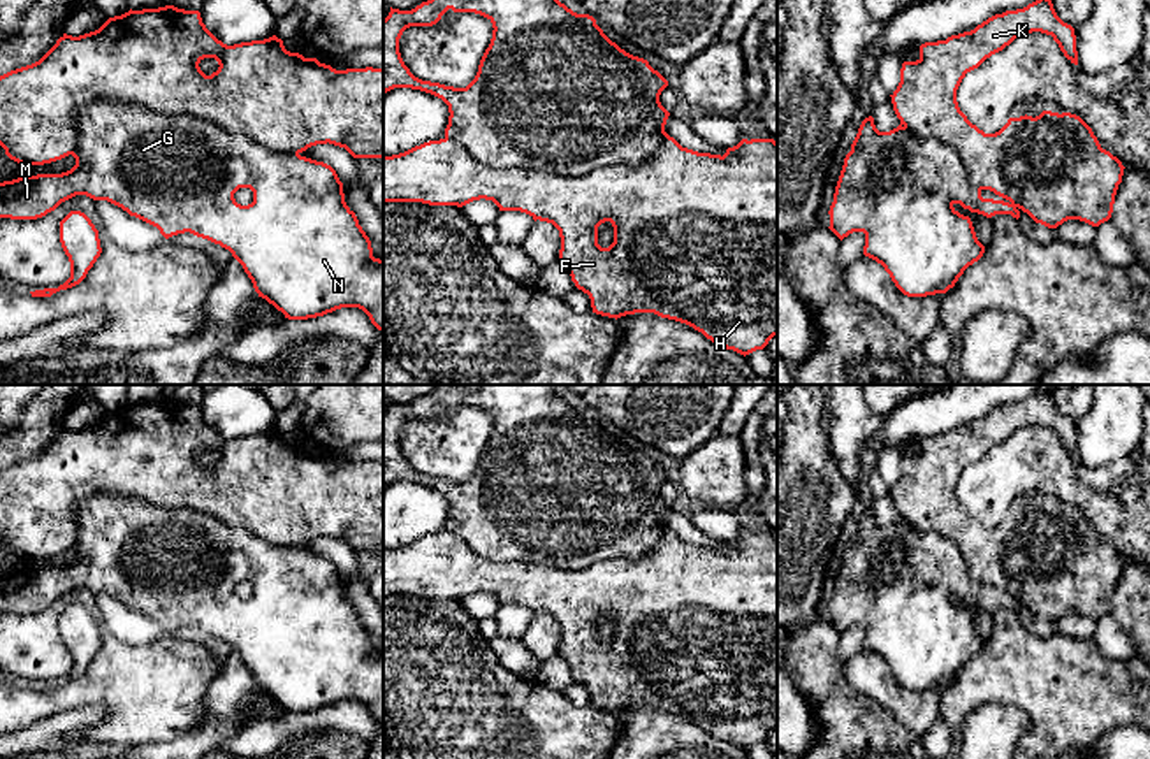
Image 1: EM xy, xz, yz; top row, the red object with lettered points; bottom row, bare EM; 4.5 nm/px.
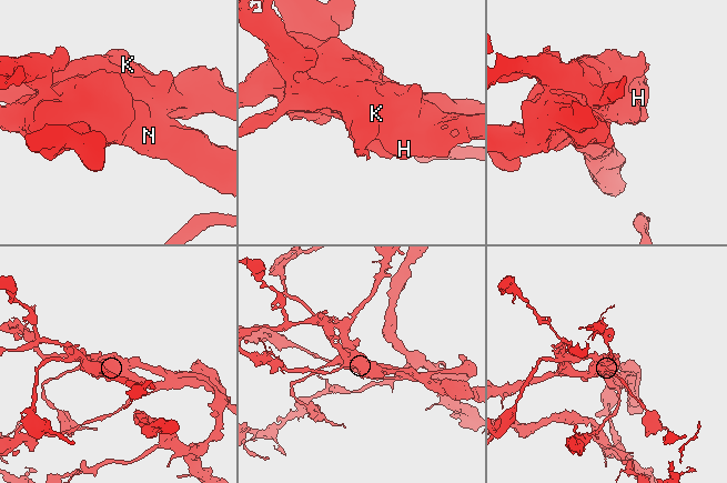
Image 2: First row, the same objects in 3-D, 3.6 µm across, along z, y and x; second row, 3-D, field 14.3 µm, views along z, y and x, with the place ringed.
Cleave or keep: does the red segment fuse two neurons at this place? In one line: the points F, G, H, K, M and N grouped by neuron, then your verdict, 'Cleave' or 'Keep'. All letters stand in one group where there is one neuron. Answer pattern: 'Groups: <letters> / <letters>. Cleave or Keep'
Groups: F H K / G M N. Cleave

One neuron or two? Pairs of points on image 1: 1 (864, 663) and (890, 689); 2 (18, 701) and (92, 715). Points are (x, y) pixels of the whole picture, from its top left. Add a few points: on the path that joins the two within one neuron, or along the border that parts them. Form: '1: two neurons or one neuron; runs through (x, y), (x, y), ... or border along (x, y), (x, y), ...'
1: one neuron; runs through (871, 670), (883, 682)
2: two neurons; border along (109, 712), (104, 707), (74, 707), (30, 726)

